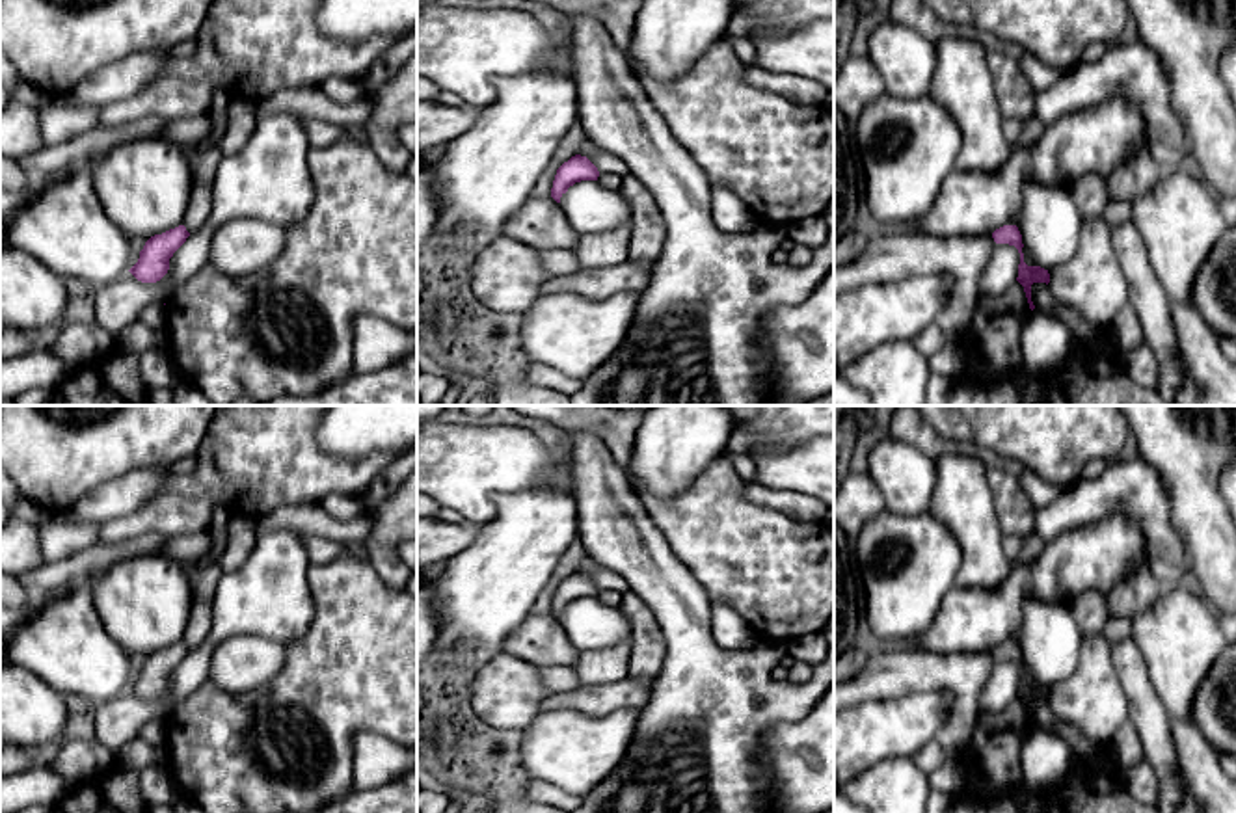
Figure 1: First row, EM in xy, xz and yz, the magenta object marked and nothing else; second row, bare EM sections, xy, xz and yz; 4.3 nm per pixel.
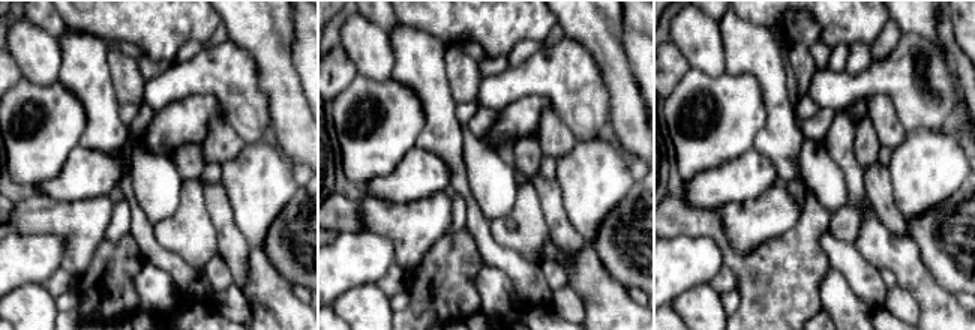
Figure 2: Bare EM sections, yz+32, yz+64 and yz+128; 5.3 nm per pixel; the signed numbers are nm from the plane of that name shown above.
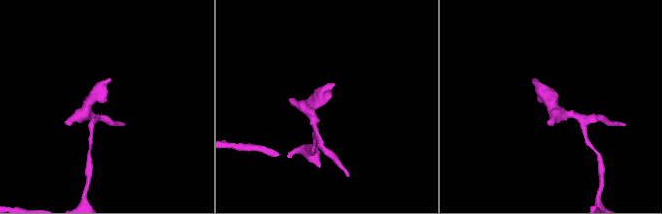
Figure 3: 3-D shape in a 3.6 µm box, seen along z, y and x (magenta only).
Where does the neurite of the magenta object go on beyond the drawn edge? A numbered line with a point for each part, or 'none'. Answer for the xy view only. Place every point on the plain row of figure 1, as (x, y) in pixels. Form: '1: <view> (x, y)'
none

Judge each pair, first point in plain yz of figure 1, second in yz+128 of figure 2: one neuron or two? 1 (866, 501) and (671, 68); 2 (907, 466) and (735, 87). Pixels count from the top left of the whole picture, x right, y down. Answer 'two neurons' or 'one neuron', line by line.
1: one neuron
2: two neurons

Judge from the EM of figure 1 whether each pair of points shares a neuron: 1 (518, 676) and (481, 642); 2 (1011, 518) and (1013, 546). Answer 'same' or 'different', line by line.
1: different
2: different

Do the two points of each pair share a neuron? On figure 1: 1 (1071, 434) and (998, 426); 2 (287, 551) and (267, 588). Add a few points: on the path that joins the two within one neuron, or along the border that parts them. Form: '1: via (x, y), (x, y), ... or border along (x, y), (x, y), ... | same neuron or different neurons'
1: via (1052, 426), (1017, 426) | same neuron
2: via (280, 560), (274, 579) | same neuron

